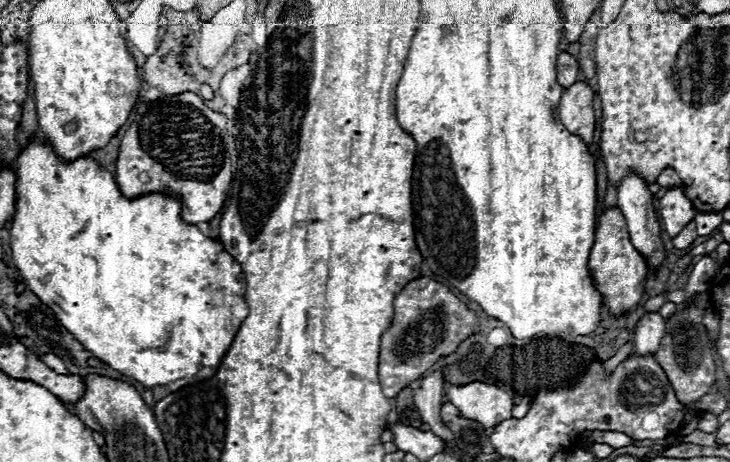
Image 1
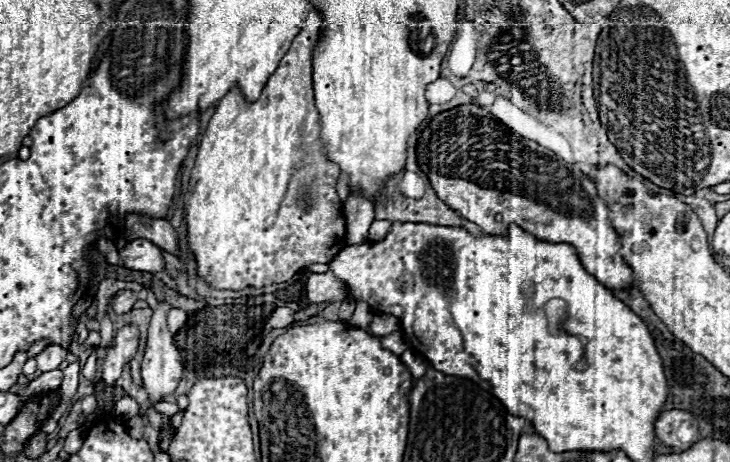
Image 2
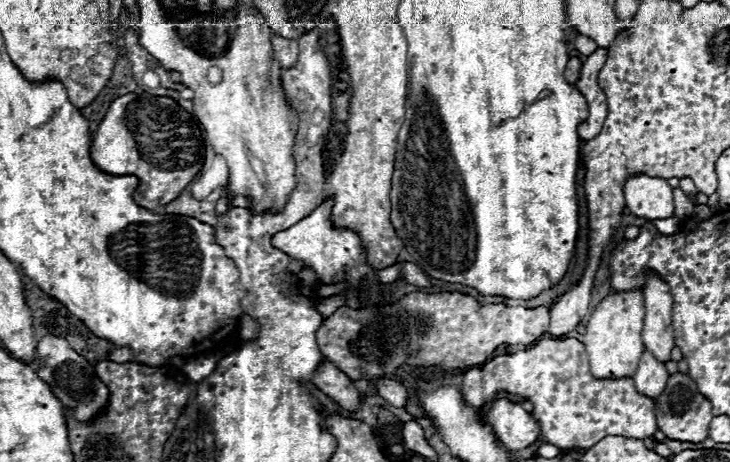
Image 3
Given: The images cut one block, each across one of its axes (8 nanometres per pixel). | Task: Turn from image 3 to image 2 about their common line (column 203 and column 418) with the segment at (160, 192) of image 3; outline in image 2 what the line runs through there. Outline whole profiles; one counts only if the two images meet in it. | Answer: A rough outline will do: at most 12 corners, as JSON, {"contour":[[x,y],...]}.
{"contour":[[470,102],[430,118],[416,160],[486,234],[572,244],[634,286],[594,182]]}

